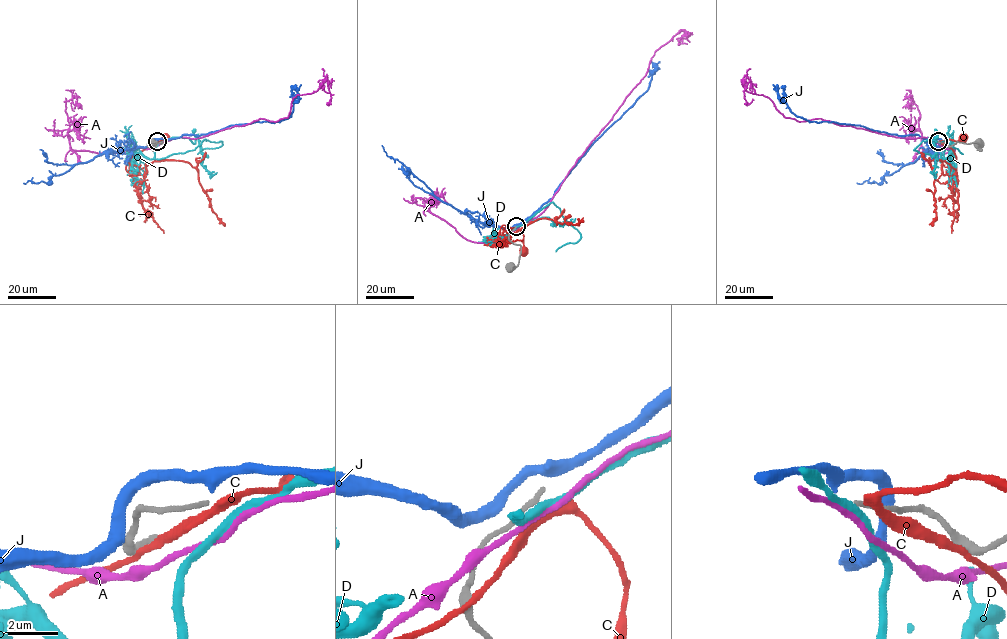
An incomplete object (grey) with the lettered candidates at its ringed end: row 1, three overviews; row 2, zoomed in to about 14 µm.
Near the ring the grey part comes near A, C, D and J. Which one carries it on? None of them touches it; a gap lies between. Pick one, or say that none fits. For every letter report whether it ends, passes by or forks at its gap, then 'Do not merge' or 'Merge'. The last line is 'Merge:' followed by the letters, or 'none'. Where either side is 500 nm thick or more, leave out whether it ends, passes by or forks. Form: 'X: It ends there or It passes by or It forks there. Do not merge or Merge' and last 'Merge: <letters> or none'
A: It passes by. Do not merge
C: It passes by. Do not merge
D: It passes by. Do not merge
J: It passes by. Merge
Merge: J

